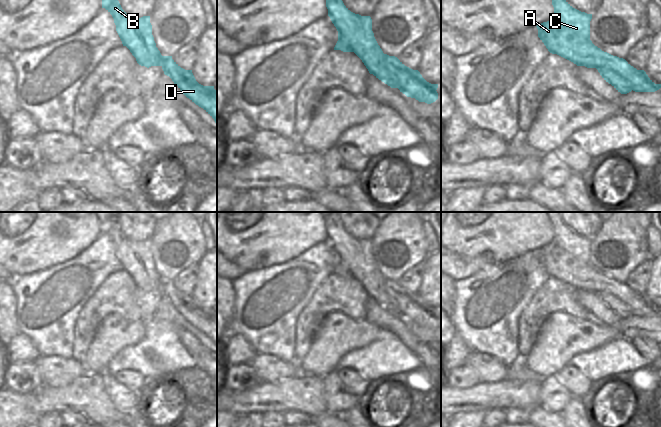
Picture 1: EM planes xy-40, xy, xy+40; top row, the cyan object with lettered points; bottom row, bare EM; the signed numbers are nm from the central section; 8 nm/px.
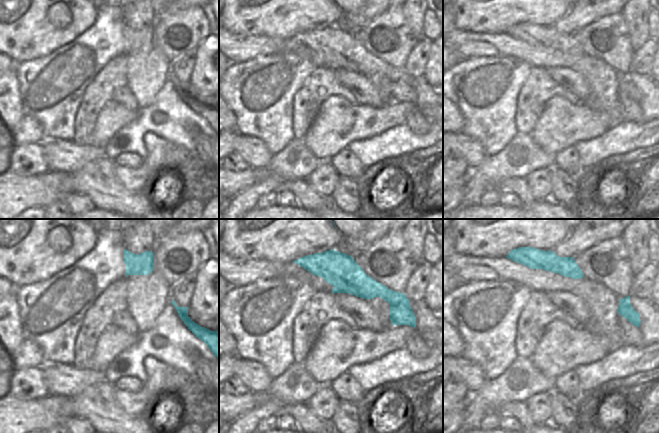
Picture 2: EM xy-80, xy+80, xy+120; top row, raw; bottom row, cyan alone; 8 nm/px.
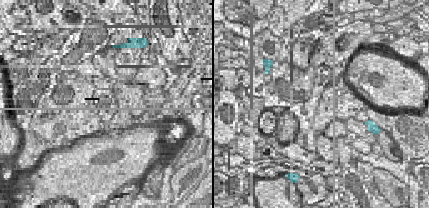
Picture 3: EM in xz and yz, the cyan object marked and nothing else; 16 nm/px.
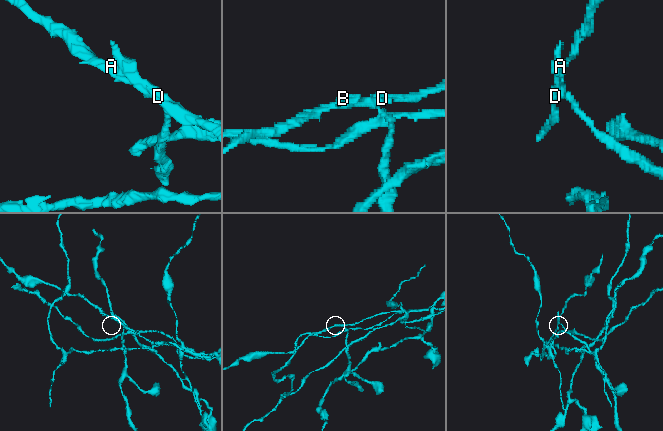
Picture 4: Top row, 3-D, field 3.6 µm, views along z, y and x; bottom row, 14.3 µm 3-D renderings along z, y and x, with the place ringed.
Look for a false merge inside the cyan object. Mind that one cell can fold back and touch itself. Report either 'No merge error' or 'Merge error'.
Merge error

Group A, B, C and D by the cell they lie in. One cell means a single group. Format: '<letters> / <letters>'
A D / B C

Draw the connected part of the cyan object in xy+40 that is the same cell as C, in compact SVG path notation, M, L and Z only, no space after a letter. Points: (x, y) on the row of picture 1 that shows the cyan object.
M552 0L553 20L557 20L579 36L590 40L590 21L592 14L573 8L566 0Z

